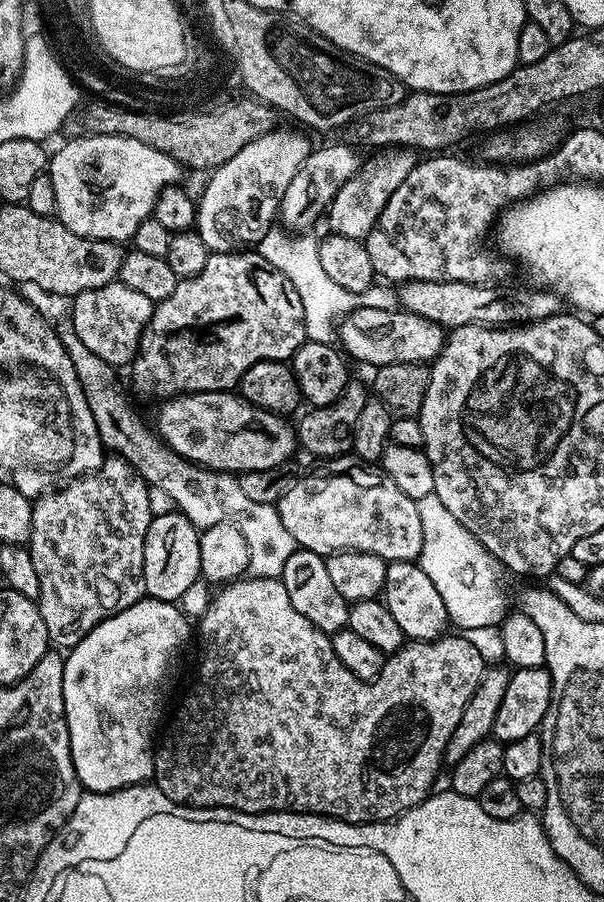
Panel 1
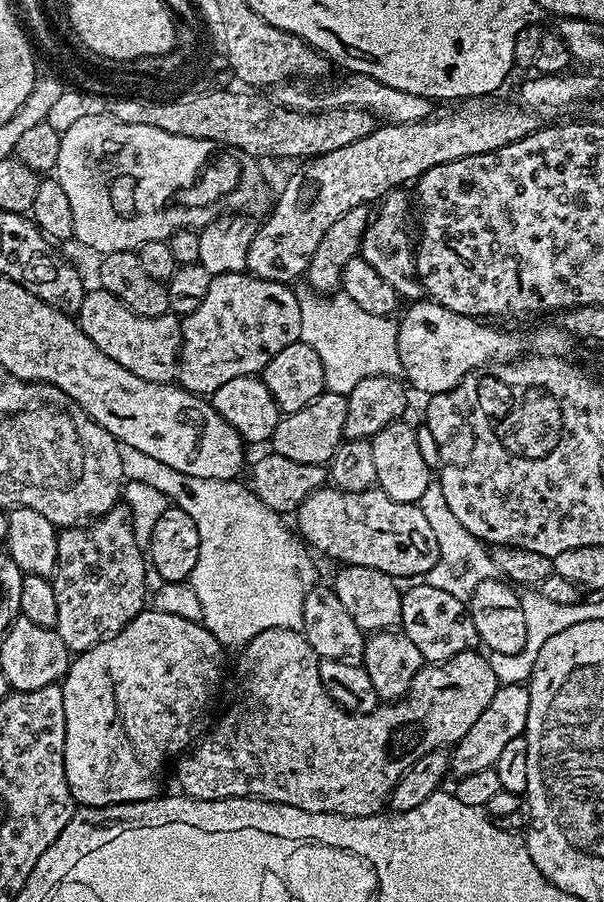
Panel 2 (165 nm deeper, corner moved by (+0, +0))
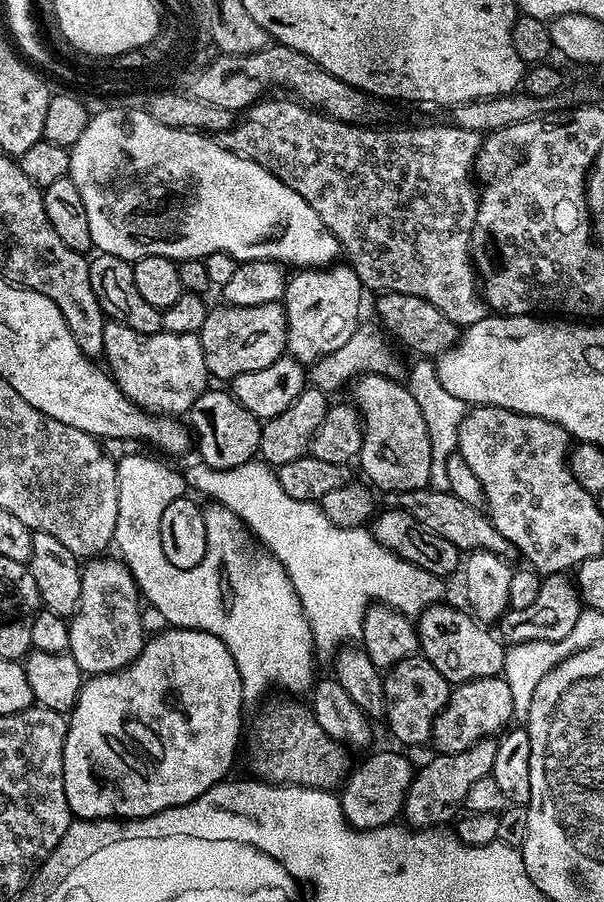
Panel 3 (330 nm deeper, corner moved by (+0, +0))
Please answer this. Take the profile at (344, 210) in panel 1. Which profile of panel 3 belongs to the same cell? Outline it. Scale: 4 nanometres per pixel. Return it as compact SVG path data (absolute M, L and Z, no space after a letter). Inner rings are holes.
M344 262L328 267L302 268L287 277L282 299L288 322L287 355L311 366L323 356L334 354L361 327L360 292L358 274Z

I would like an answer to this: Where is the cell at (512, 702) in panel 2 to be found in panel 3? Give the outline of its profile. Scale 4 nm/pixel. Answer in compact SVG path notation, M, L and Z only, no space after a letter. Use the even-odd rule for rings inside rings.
M495 739L480 740L461 752L433 755L433 760L424 769L417 771L412 778L412 784L406 793L403 819L411 827L434 828L447 825L447 820L455 821L464 808L466 790L478 782L478 778L492 775L494 754L498 754L498 743Z

